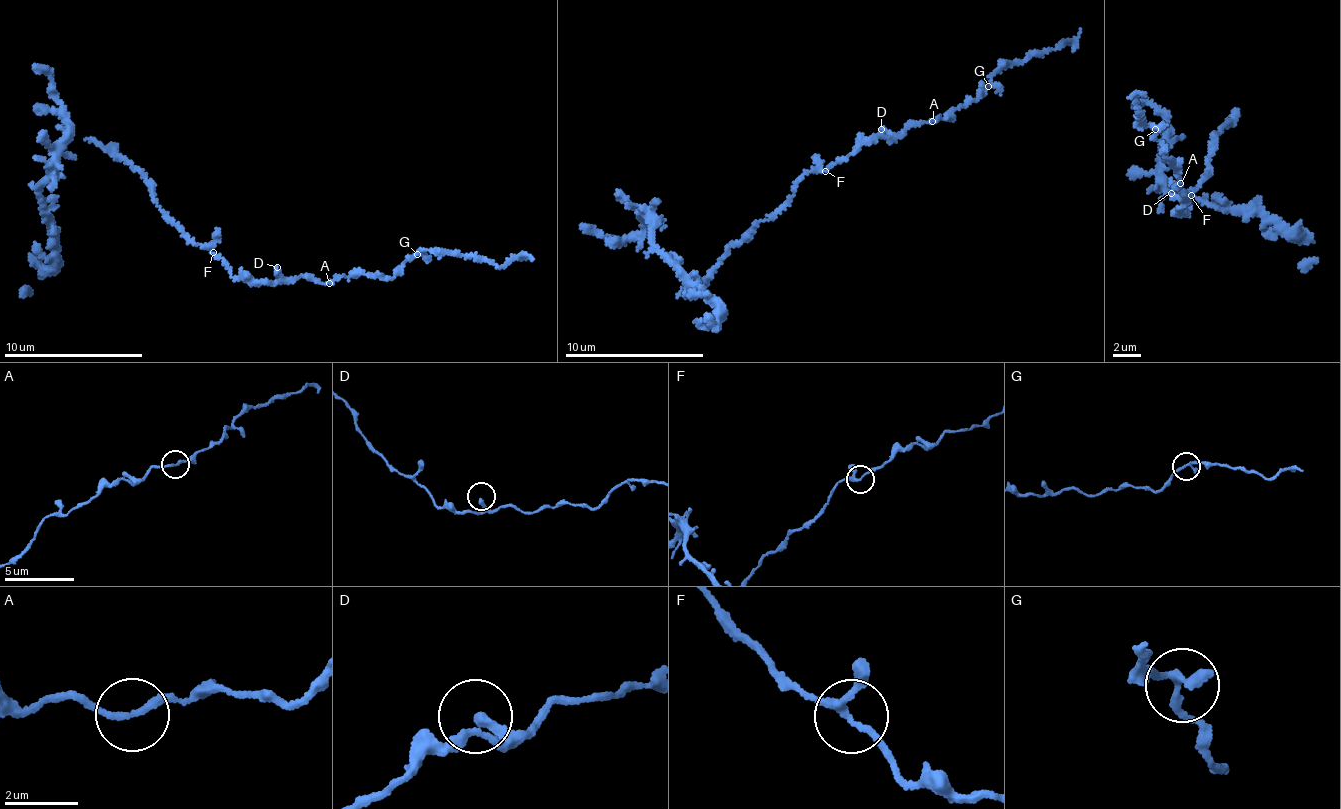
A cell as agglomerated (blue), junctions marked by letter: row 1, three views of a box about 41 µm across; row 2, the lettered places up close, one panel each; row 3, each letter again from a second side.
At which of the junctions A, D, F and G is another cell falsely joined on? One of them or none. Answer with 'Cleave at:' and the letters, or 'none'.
Cleave at: none

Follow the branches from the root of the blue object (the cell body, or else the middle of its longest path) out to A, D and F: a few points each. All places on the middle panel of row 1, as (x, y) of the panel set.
A: (776, 211), (812, 170), (828, 170), (863, 143), (869, 145), (879, 137), (894, 140), (913, 124), (934, 120)
D: (776, 211), (812, 170), (828, 170), (863, 143), (890, 137), (881, 129)
F: (776, 211), (794, 195), (798, 182), (812, 170), (826, 171)

